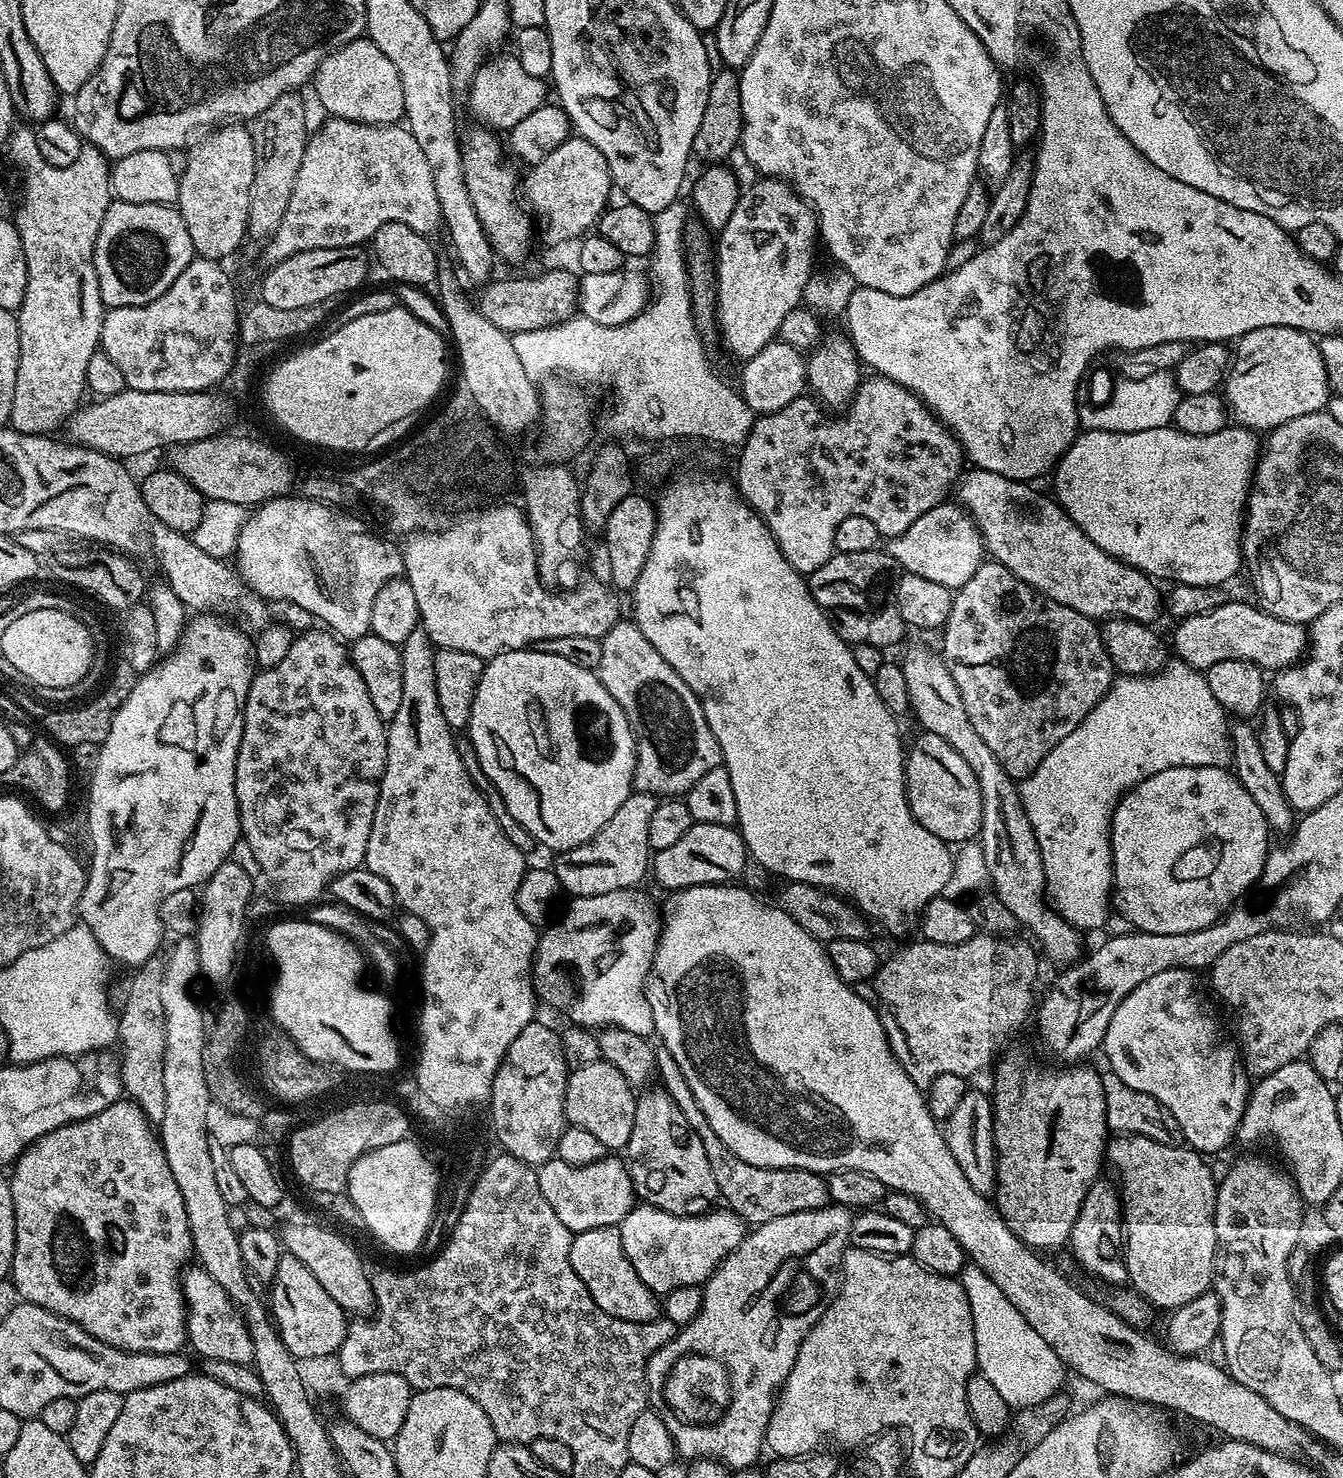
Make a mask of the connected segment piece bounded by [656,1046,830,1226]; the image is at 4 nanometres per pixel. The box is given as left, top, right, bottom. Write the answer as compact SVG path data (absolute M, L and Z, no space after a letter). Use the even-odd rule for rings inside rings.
M660 1046L656 1048L656 1071L659 1083L678 1102L678 1110L686 1114L686 1122L702 1138L702 1146L706 1146L706 1158L710 1158L710 1170L714 1174L714 1182L718 1186L723 1203L733 1212L742 1217L745 1225L765 1224L774 1218L782 1218L782 1214L798 1214L802 1210L818 1210L827 1208L828 1181L819 1172L811 1172L805 1168L763 1168L750 1166L750 1162L742 1162L728 1149L710 1130L710 1122L706 1122L706 1114L698 1106L694 1094L690 1090L690 1082L686 1082L686 1074L674 1062L674 1054Z

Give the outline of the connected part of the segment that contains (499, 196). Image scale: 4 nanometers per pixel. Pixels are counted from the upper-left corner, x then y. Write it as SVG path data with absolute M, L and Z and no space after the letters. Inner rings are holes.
M476 126L469 136L462 140L464 153L464 177L466 190L470 190L470 202L474 202L474 210L482 222L488 241L501 261L520 260L528 252L532 244L533 217L527 211L520 212L516 205L518 200L518 176L504 165L505 149L495 131L483 126ZM528 216L529 217L528 217ZM532 219L532 220L531 220Z

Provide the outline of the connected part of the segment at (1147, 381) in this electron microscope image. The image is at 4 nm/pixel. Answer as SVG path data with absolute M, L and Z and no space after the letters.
M1171 371L1146 374L1146 378L1117 379L1116 389L1104 404L1079 409L1078 420L1089 432L1137 432L1167 428L1173 423L1175 408L1182 397Z

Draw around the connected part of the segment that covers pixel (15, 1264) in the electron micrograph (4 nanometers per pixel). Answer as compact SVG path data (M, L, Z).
M121 1098L118 1102L106 1106L106 1110L90 1118L67 1124L38 1138L33 1144L28 1145L11 1165L10 1183L16 1223L10 1279L23 1303L42 1306L62 1318L72 1320L94 1338L115 1348L121 1348L124 1352L170 1354L181 1351L185 1347L186 1309L182 1273L194 1256L192 1235L186 1218L186 1204L182 1202L182 1192L178 1190L178 1182L174 1182L174 1174L170 1174L170 1166L166 1162L166 1154L160 1145L153 1121L146 1118L144 1111L133 1100Z

